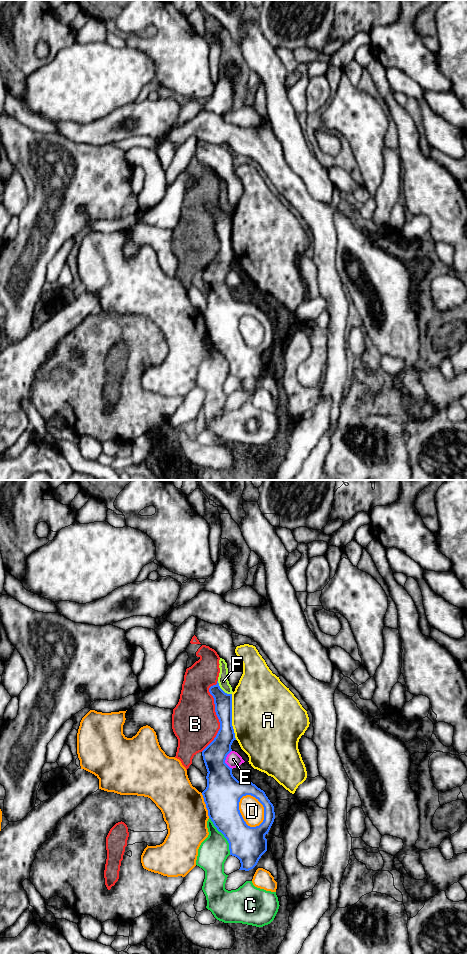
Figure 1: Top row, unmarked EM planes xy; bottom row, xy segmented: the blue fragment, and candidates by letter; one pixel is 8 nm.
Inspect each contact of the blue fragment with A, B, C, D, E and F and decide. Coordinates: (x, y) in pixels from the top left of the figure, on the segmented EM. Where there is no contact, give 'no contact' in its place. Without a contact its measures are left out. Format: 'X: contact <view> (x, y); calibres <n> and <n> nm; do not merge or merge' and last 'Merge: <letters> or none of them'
A: contact xy (231, 717); calibres 160 and 500 nm; do not merge
B: contact xy (216, 714); calibres 150 and 360 nm; do not merge
C: contact xy (224, 836); calibres 280 and 240 nm; do not merge
D: contact xy (241, 815); calibres 300 and 190 nm; do not merge
E: contact xy (225, 759); calibres 280 and 120 nm; do not merge
F: contact xy (222, 690); calibres 140 and 80 nm; do not merge
Merge: none of them

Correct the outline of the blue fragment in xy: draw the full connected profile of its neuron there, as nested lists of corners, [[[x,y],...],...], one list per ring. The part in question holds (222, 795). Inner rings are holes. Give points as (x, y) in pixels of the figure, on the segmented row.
[[[218,681],[216,685],[209,688],[209,692],[214,698],[215,712],[220,722],[220,729],[214,740],[202,751],[208,772],[206,776],[207,787],[202,795],[209,818],[229,843],[230,855],[240,860],[241,867],[239,870],[249,871],[257,865],[261,856],[267,851],[265,835],[268,834],[275,819],[274,806],[265,792],[255,784],[238,781],[232,774],[232,768],[225,763],[227,755],[232,751],[231,745],[236,740],[232,726],[232,694],[225,693],[220,688]],[[246,795],[255,797],[264,807],[264,820],[259,826],[248,826],[240,813],[239,802]]]

